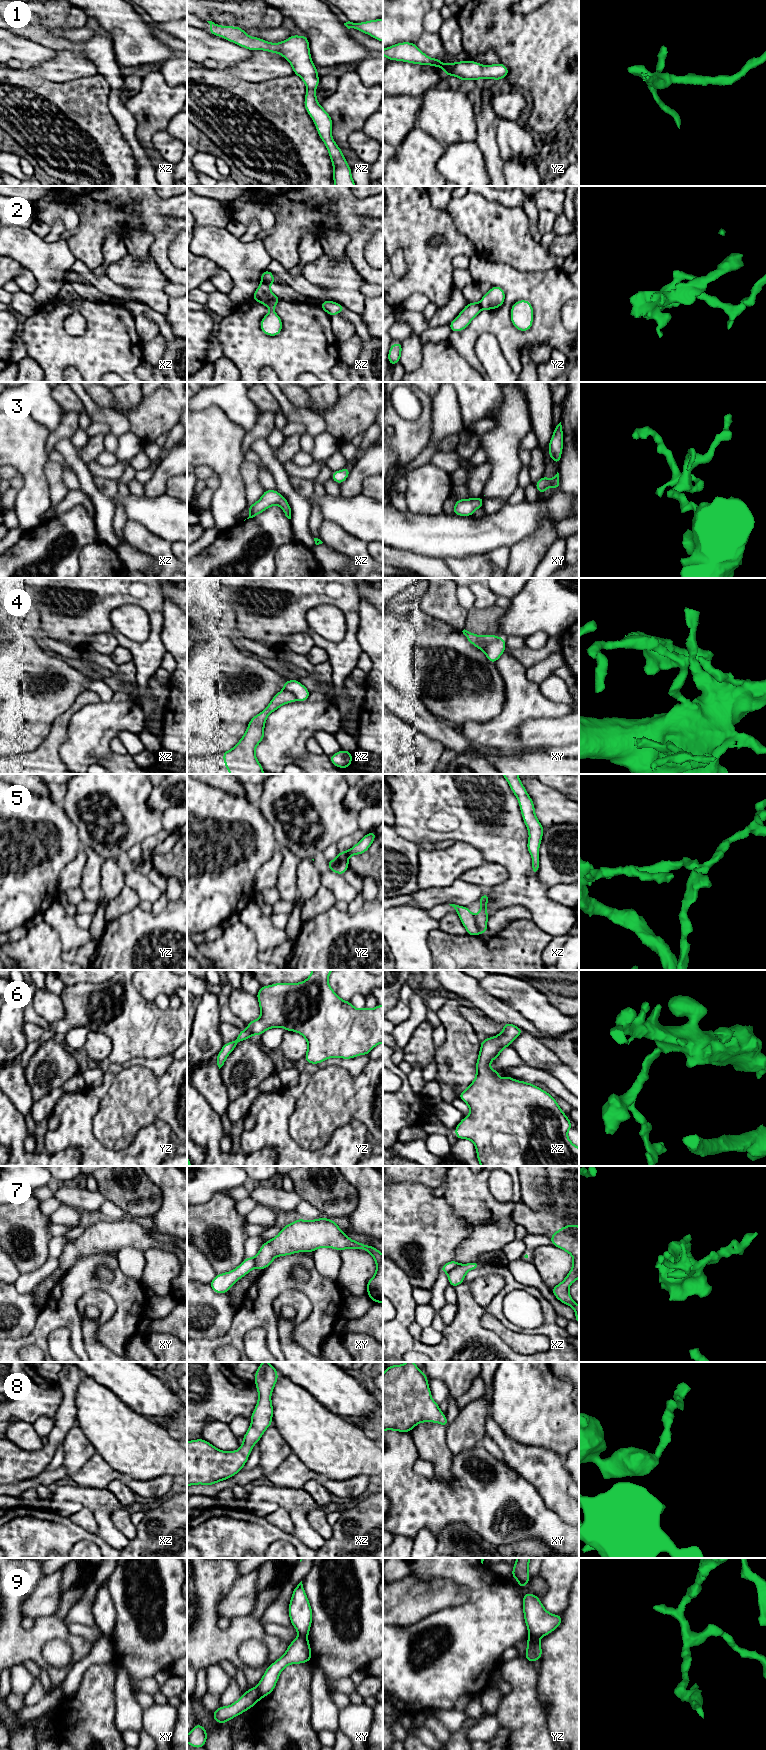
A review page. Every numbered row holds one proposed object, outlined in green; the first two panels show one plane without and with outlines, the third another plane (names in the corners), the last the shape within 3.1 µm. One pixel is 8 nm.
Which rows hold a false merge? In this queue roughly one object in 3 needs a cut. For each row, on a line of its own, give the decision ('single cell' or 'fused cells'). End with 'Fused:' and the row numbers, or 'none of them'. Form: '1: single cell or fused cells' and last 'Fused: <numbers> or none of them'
1: single cell
2: fused cells
3: single cell
4: fused cells
5: fused cells
6: single cell
7: fused cells
8: single cell
9: fused cells
Fused: 2, 4, 5, 7, 9

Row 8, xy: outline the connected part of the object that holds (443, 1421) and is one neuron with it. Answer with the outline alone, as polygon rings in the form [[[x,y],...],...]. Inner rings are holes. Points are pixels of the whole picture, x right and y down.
[[[414,1362],[387,1366],[383,1374],[383,1431],[410,1433],[421,1422],[449,1425],[431,1397],[428,1378]]]

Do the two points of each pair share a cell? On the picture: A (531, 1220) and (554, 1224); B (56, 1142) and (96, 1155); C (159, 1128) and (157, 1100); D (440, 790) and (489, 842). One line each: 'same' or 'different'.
A: same
B: same
C: different
D: same

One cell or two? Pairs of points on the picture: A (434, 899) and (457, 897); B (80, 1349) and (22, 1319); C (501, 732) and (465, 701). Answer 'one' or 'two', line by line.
A: one
B: two
C: two

